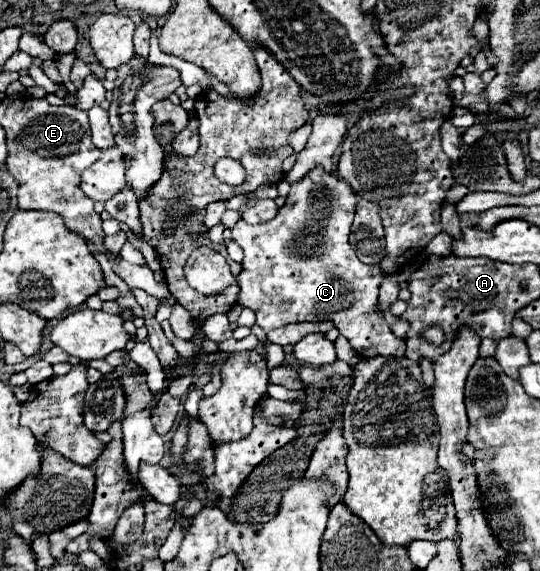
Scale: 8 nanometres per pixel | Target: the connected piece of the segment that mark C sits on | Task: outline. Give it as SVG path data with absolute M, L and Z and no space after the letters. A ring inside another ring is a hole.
M317 167L311 171L311 175L307 175L307 179L291 185L287 203L279 209L275 219L263 225L249 225L239 219L231 231L231 239L243 249L243 271L237 277L241 287L237 303L241 307L253 309L257 315L257 325L265 331L285 327L289 323L331 321L361 357L401 357L405 353L405 339L393 335L391 327L385 323L383 311L377 309L379 287L385 279L385 271L378 265L361 263L349 245L355 203L357 197L351 185L337 183L331 173L325 173L323 167Z

